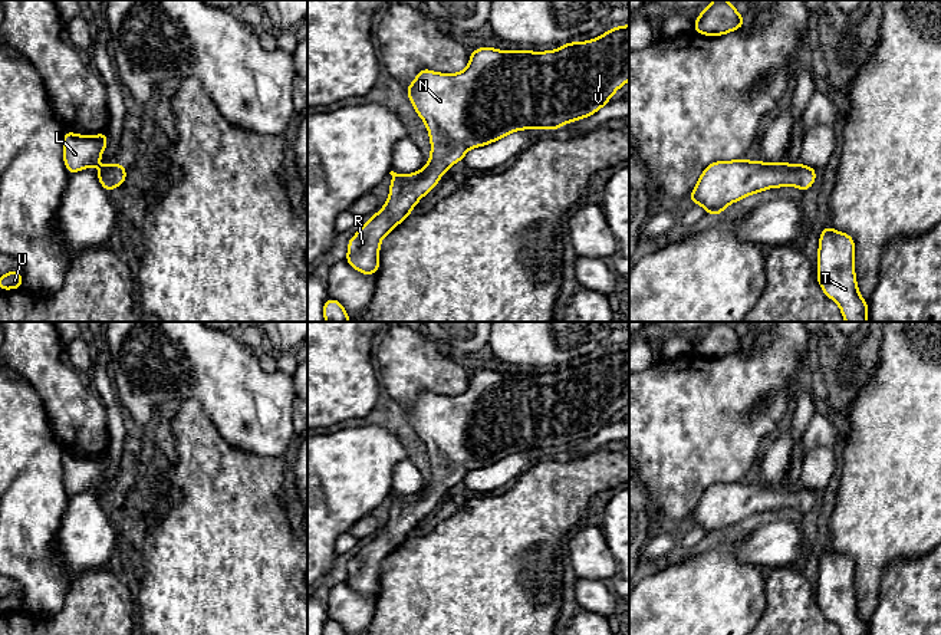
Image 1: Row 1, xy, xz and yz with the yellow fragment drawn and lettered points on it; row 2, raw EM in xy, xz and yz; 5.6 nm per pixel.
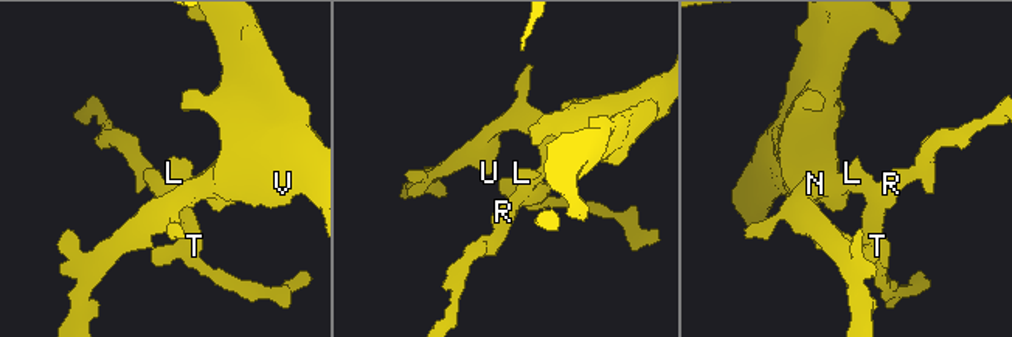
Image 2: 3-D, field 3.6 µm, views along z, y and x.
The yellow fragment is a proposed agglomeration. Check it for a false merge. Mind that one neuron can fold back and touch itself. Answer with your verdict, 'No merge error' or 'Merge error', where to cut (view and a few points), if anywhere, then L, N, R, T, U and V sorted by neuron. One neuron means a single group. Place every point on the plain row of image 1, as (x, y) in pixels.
No merge error. No split. Groups: L N R T U V

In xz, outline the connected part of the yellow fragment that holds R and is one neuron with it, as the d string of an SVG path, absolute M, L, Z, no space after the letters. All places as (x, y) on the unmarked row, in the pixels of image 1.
M629 346L612 349L592 362L565 365L549 374L480 369L470 375L470 385L461 395L421 391L405 411L427 447L431 478L428 486L414 496L389 494L392 504L388 523L348 563L345 582L363 596L376 595L382 560L411 536L415 526L438 506L453 486L463 483L468 471L488 467L520 451L556 453L565 445L588 440L606 427L628 402Z

